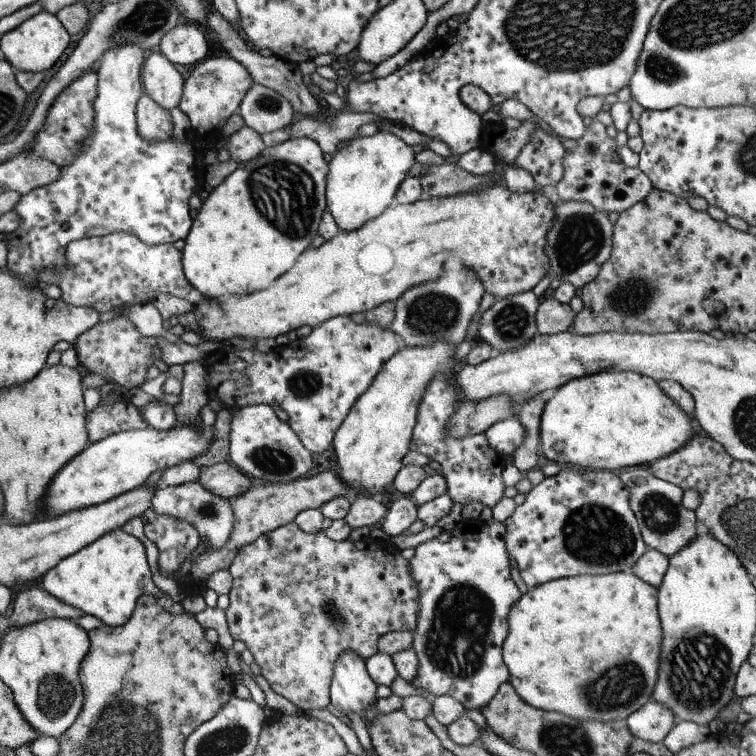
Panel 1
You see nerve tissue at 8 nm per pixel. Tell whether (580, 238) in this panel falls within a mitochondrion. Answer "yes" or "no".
yes

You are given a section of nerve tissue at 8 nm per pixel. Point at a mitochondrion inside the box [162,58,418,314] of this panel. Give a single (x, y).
(280, 195)

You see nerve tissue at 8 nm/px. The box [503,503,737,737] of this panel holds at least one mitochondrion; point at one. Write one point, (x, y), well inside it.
(697, 669)

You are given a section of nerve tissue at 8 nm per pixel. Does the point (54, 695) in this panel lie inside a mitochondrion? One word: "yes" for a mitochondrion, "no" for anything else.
yes

